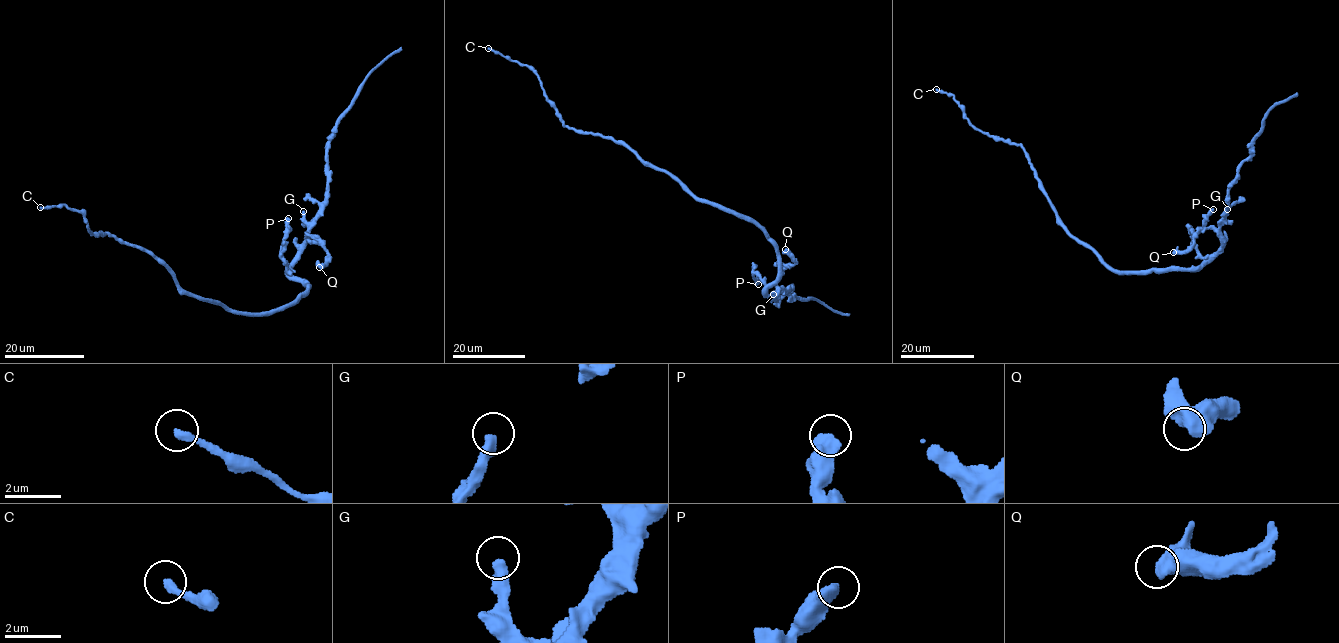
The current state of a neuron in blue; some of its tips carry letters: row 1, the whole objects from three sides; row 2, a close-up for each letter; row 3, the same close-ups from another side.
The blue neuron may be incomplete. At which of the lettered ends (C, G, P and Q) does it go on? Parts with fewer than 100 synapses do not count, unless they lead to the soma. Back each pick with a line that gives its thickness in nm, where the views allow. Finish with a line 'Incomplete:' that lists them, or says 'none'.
Incomplete: none

